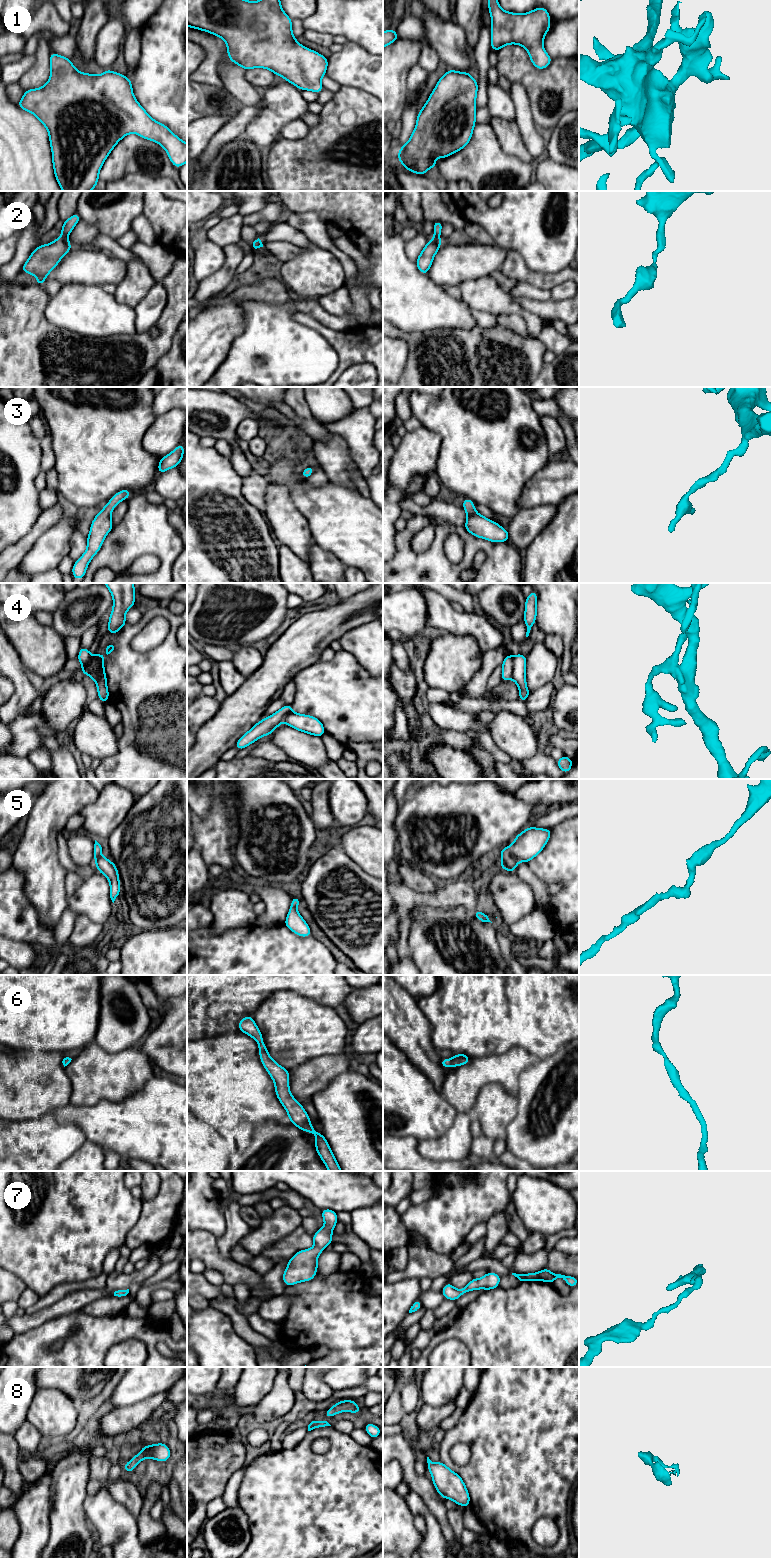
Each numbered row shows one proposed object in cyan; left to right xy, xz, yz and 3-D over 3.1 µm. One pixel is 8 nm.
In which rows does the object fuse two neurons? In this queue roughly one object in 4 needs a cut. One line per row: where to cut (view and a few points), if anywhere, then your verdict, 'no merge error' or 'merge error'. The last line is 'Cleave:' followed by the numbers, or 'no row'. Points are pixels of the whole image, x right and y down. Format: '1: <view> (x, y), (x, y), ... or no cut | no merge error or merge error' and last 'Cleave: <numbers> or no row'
1: no cut | no merge error
2: no cut | no merge error
3: no cut | no merge error
4: yz (513, 656), (511, 677) | merge error
5: no cut | no merge error
6: no cut | no merge error
7: no cut | no merge error
8: no cut | no merge error
Cleave: 4

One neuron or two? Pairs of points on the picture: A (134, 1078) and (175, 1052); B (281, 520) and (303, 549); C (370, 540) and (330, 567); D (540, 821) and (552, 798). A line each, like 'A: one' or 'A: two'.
A: two
B: one
C: two
D: two

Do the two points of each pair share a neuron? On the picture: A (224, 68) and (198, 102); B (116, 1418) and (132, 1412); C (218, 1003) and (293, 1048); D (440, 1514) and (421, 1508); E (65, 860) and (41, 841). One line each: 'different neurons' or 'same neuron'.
A: different neurons
B: same neuron
C: different neurons
D: different neurons
E: different neurons

